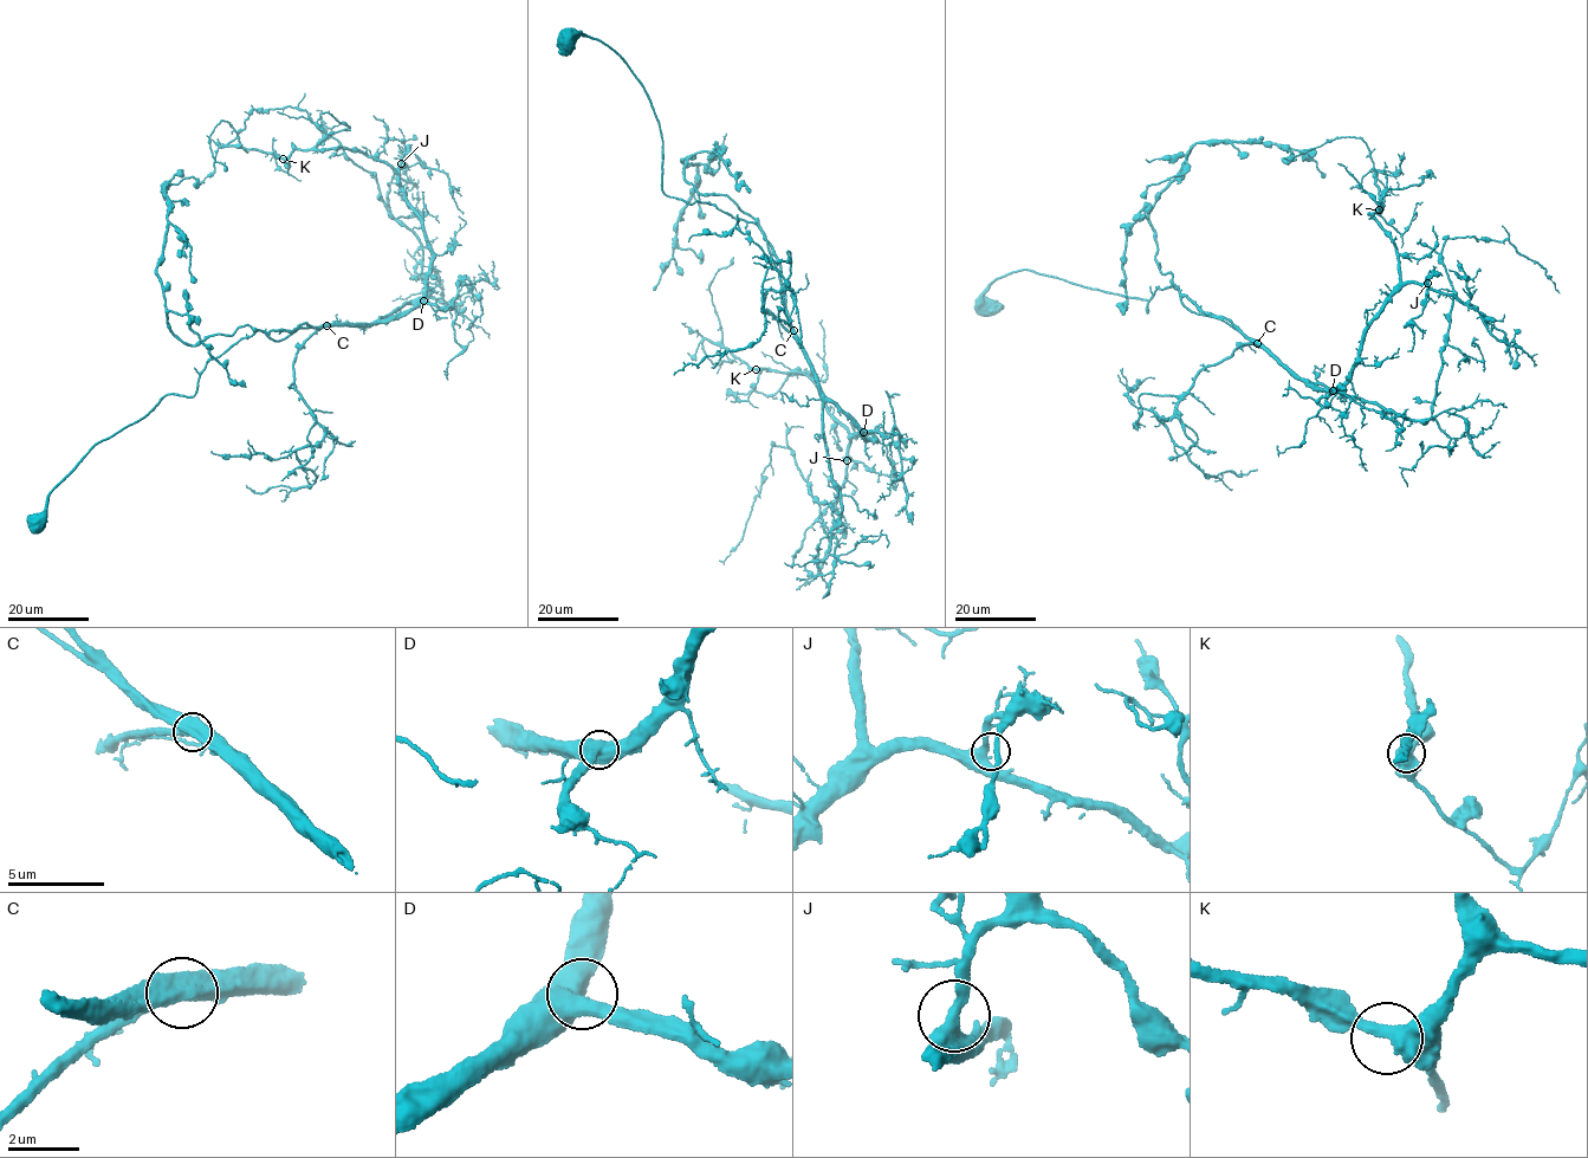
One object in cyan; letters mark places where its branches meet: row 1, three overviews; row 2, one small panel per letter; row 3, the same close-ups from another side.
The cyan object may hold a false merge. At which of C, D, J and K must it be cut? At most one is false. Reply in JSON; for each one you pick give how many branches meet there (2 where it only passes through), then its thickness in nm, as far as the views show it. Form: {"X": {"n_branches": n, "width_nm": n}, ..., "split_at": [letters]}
{"split_at": []}

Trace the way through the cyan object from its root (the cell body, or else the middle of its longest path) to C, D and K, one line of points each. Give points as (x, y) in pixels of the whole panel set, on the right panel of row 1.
C: (980, 305), (987, 285), (1025, 270), (1145, 299), (1147, 312), (1155, 289), (1174, 285), (1256, 343)
D: (980, 305), (987, 285), (1025, 270), (1145, 299), (1147, 312), (1155, 289), (1174, 285), (1315, 388), (1333, 390)
K: (980, 305), (1025, 270), (1147, 312), (1174, 285), (1336, 389), (1399, 283), (1379, 209)

